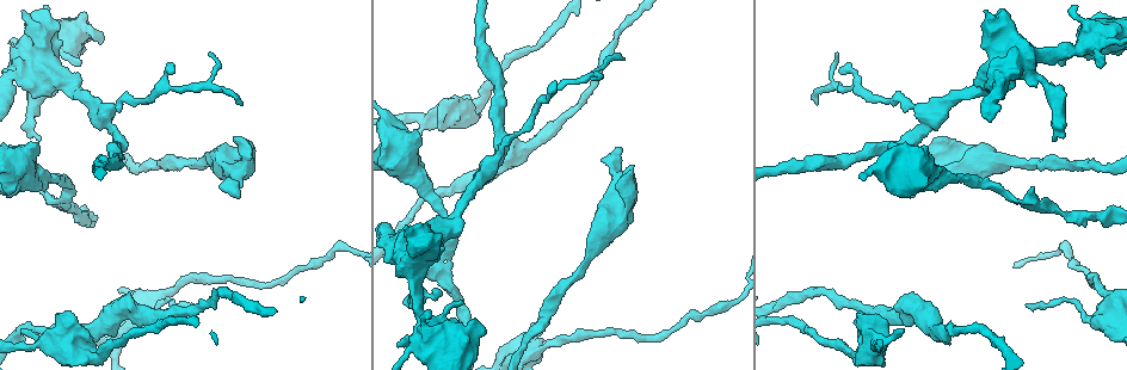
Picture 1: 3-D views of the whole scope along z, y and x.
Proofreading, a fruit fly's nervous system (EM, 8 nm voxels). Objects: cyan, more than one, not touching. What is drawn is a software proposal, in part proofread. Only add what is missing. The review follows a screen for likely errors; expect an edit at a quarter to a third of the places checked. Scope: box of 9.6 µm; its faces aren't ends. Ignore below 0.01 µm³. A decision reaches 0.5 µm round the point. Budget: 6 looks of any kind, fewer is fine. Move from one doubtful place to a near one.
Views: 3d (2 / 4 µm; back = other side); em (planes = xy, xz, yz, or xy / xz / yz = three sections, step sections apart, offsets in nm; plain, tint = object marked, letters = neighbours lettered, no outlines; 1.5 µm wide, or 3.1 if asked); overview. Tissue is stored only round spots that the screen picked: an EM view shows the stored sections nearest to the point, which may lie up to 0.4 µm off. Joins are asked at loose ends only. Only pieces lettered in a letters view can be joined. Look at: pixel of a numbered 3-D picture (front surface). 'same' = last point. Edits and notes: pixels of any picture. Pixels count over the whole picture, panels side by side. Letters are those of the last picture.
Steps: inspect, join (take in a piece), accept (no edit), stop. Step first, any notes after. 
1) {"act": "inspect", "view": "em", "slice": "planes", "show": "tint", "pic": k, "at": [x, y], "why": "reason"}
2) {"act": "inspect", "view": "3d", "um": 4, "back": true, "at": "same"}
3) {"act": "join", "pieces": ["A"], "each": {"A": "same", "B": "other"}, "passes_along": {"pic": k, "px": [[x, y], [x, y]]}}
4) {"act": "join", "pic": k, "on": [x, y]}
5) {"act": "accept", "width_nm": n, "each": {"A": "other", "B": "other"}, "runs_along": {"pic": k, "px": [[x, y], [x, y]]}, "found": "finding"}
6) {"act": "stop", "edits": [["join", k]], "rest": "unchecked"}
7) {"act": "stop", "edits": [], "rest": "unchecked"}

{"act": "inspect", "view": "em", "slice": "planes", "show": "plain", "pic": 1, "at": [1031, 187], "why": "thin end"}

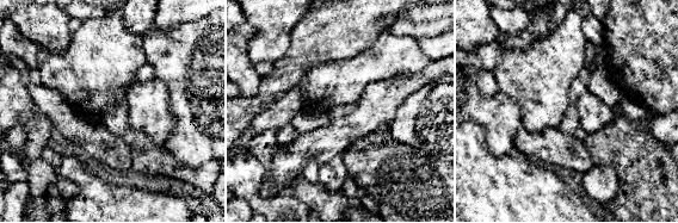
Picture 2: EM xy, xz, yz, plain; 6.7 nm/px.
{"act": "inspect", "view": "em", "slice": "planes", "show": "letters", "at": "same"}

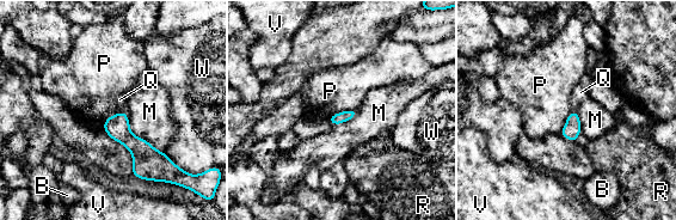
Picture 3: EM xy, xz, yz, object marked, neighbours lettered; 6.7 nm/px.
{"act": "join", "pieces": ["Q"], "longest_contact_nm": ["M", 380], "each": {"B": "other", "M": "other", "P": "other", "Q": "same", "R": "other", "V": "other", "W": "other"}, "passes_along": {"pic": 3, "px": [[571, 129], [572, 112], [581, 92]]}, "found": "it goes on there"}

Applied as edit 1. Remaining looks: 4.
{"act": "inspect", "view": "em", "slice": "planes", "show": "letters", "pic": 1, "at": [24, 82], "why": "branch stops here"}

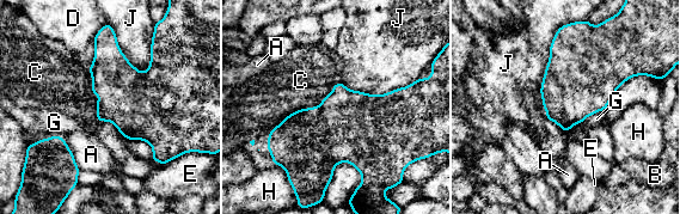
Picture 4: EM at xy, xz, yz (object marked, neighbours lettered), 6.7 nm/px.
{"act": "accept", "each": {"A": "other", "B": "other", "C": "other", "D": "other", "E": "other", "G": "other", "H": "other", "J": "other"}, "border": {"pic": 4, "px": [[604, 109], [588, 115], [565, 133]]}, "found": "no lettered piece goes on from it"}

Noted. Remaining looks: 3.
{"act": "stop", "edits": [["join", 3]], "rest": "unchecked"}

